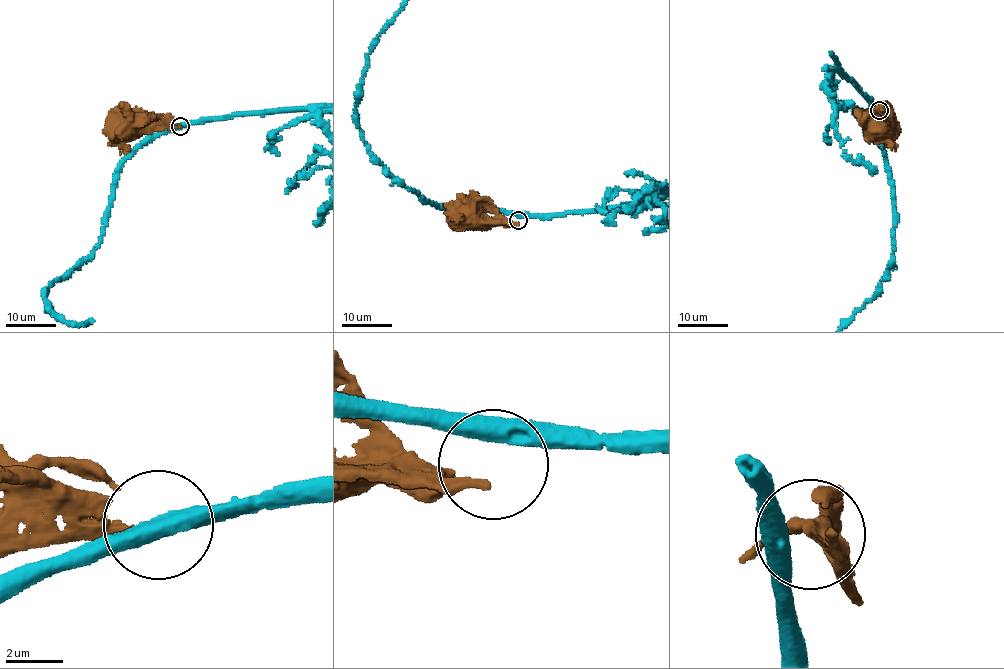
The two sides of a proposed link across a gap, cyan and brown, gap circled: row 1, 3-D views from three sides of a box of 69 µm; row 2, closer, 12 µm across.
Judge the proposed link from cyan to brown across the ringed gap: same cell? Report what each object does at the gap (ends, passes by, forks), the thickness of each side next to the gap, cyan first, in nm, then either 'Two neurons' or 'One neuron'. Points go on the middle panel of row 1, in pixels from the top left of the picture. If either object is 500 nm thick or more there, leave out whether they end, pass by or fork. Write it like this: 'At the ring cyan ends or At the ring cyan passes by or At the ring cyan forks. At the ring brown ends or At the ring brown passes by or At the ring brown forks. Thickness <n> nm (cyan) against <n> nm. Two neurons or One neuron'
Thickness 550 nm (cyan) against 280 nm. Two neurons

